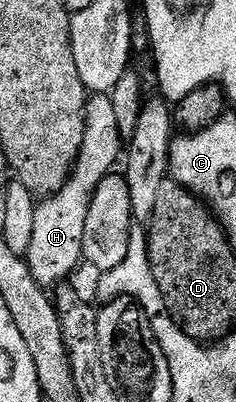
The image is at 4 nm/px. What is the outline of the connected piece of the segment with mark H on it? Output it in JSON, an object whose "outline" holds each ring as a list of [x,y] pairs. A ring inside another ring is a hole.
{"outline":[[[109,94],[93,95],[86,103],[86,127],[84,128],[84,144],[80,144],[80,156],[64,183],[53,196],[41,199],[36,205],[36,220],[32,227],[32,239],[28,246],[25,260],[32,276],[43,286],[53,288],[63,281],[65,274],[70,274],[83,261],[82,245],[84,244],[84,224],[88,220],[88,208],[92,204],[92,196],[100,184],[119,165],[120,155],[124,150],[124,139],[120,134],[112,108]]]}

